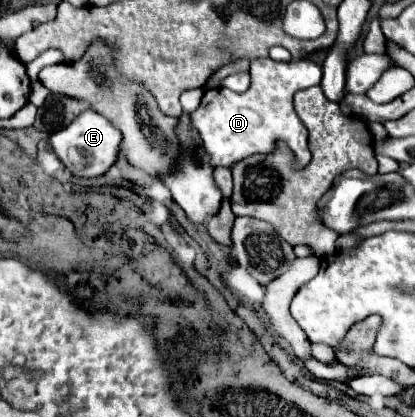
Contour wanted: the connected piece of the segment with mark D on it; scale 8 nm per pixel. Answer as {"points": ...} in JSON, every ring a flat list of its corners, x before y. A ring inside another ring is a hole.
{"points":[[256,58,250,62,252,84,246,92,234,92,228,88,206,90,198,110,192,112,192,124,200,132,206,152,210,154,210,164,232,166,240,158,250,154,272,152,276,142,286,142,296,154,296,166,306,166,310,162,308,150,308,130,294,110,294,94,298,90,320,84,322,68,312,60,288,60,276,62,272,58]]}

